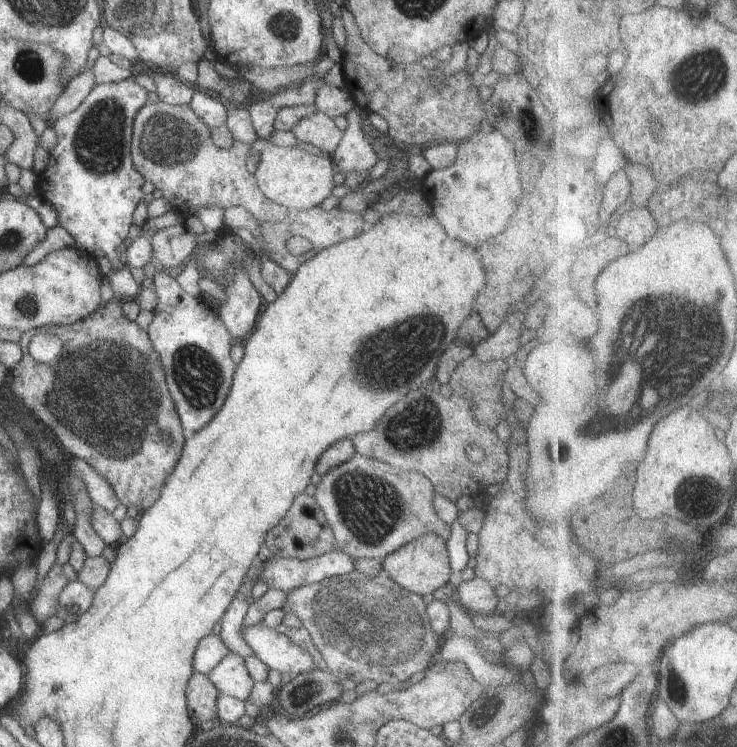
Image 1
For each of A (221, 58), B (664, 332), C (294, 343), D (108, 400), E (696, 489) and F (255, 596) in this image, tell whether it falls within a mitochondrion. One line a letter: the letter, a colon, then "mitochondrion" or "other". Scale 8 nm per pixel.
A: other
B: mitochondrion
C: other
D: mitochondrion
E: mitochondrion
F: other

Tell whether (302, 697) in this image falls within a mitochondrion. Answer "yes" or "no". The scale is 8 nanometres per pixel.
yes

